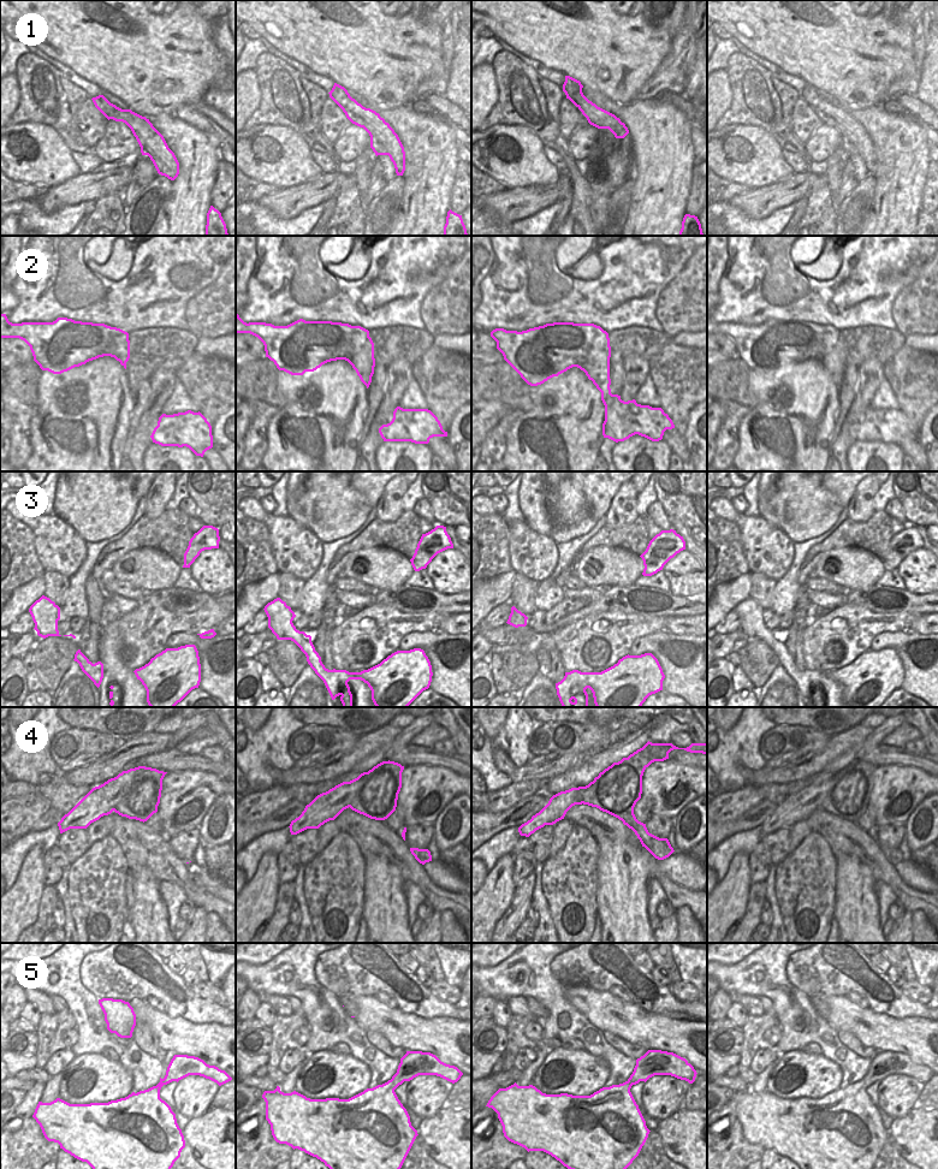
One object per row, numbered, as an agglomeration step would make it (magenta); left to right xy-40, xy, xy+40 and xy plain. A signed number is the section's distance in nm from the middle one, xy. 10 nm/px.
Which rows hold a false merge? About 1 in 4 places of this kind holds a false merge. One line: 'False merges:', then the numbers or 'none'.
False merges: 1, 4.

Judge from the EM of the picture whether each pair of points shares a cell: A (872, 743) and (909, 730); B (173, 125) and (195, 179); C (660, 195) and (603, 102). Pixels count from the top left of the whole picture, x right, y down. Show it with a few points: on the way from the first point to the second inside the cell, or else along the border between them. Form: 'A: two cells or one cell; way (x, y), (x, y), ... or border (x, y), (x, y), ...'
A: two cells; border (906, 721), (895, 728), (882, 742)
B: one cell; way (183, 138), (195, 152), (195, 166)
C: one cell; way (659, 170), (659, 148), (628, 117)

